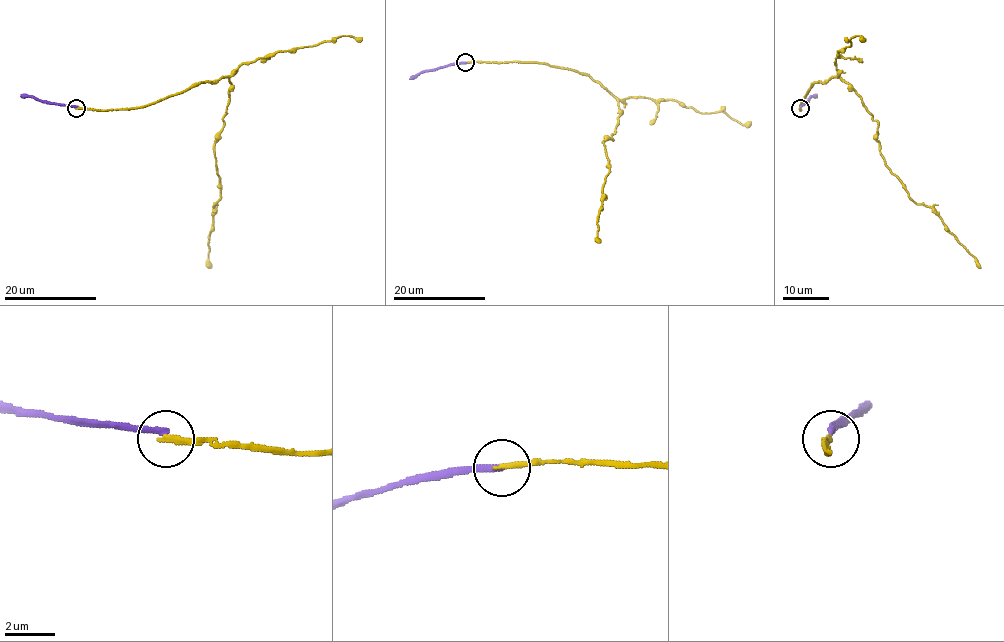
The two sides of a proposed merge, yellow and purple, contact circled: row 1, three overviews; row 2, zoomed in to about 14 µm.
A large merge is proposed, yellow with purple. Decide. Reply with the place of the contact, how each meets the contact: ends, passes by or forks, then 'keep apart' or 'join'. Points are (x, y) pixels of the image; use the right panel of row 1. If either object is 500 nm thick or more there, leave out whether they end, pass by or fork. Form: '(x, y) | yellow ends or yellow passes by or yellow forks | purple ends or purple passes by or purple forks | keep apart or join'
(800, 108) | yellow ends | purple ends | keep apart

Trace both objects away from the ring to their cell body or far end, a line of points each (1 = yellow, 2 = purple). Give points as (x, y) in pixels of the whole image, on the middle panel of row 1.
1: (466, 62), (543, 62), (576, 70), (617, 100), (613, 140), (603, 142), (609, 172), (596, 223), (600, 243)
2: (466, 62), (425, 70), (409, 78)

